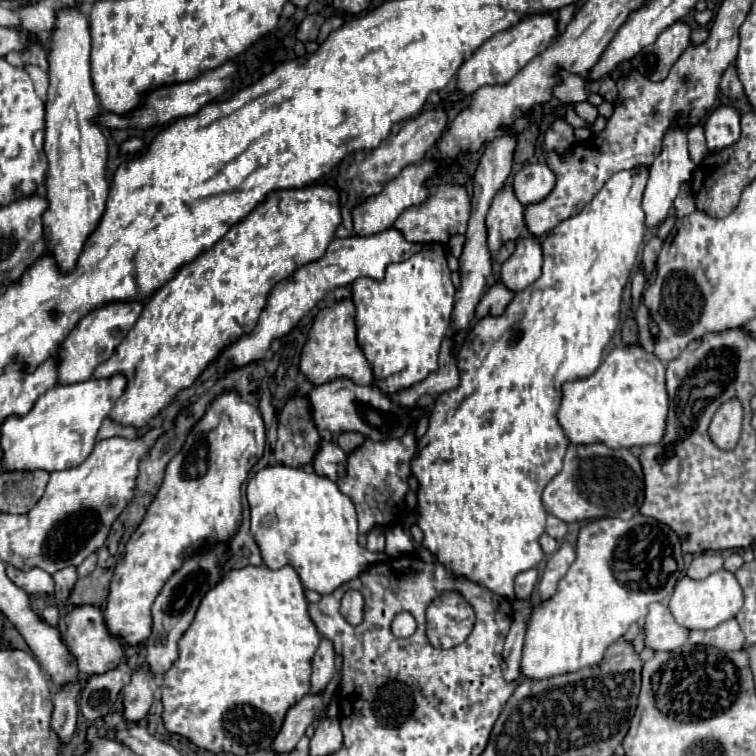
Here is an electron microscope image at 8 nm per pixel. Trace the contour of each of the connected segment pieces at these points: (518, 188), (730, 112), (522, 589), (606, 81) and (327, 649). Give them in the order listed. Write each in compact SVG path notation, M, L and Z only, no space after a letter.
M526 164L514 174L514 194L522 206L544 200L554 188L554 172L546 164Z
M718 106L704 122L708 148L722 150L740 140L740 112L734 106Z
M536 568L520 572L516 576L516 598L518 600L530 600L536 582L538 582L538 570Z
M610 76L602 78L602 84L600 84L600 90L598 90L598 94L600 94L600 96L606 100L606 102L616 102L616 98L618 98L616 82L614 82Z
M328 640L320 642L320 648L312 660L312 680L310 680L310 694L322 694L328 682L332 680L336 666L334 666L334 650Z

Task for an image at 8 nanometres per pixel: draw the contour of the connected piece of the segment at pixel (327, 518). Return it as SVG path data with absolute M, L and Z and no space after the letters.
M268 466L260 470L246 488L246 496L250 502L252 512L252 534L256 538L256 544L262 552L262 560L270 570L278 570L282 566L292 566L304 588L314 590L318 594L330 594L340 584L356 578L362 574L370 564L376 564L384 560L384 554L370 552L358 544L358 522L356 522L356 510L348 496L344 496L336 482L322 478L318 474L308 474L302 468L288 468L288 466Z

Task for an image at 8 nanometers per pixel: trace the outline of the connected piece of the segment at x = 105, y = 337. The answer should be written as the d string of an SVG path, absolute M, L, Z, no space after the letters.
M130 300L130 302L108 302L100 308L90 310L78 324L76 328L68 334L64 340L60 354L60 366L58 366L58 380L60 384L76 384L92 378L92 372L98 364L108 360L116 346L124 340L126 332L136 324L138 316L142 314L144 302L140 300Z

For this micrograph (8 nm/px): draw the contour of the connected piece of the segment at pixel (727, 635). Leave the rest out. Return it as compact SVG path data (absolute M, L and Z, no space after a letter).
M732 618L722 622L714 630L692 630L690 644L706 644L706 646L722 648L722 650L740 650L744 644L744 634L738 622Z

